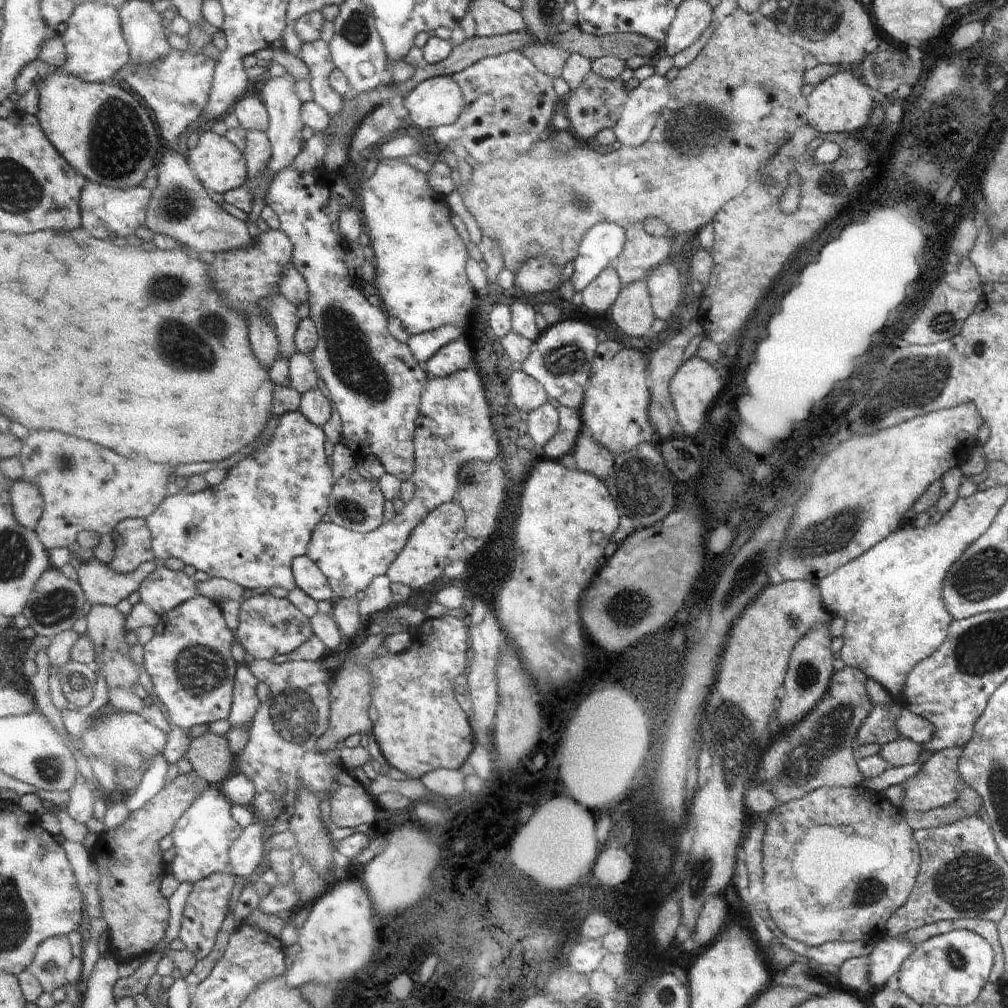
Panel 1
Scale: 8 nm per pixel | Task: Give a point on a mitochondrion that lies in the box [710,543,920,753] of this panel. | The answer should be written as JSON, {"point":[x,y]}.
{"point":[807,675]}

